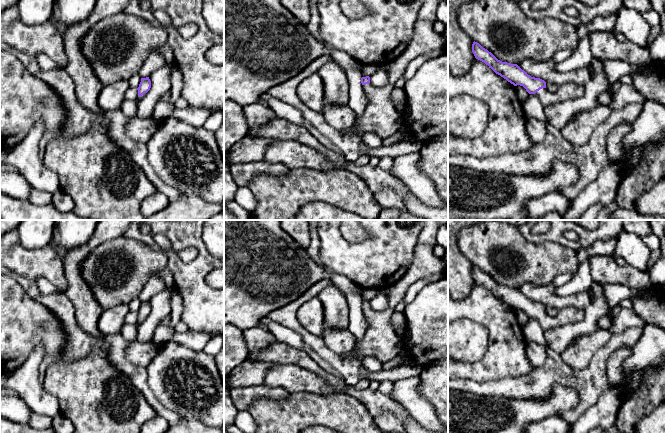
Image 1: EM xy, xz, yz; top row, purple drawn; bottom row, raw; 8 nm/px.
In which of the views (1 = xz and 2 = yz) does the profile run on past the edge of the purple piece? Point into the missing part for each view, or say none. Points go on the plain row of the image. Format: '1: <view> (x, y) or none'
1: xz (380, 340)
2: yz (566, 315)

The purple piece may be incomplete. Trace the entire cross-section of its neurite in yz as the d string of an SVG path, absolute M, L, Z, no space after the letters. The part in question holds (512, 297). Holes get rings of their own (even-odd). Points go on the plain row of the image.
M475 265L472 268L472 276L476 283L484 286L496 298L500 299L508 306L514 310L523 310L529 318L535 318L543 332L557 326L581 321L584 316L584 310L575 307L562 308L558 310L555 317L549 316L544 304L531 301L517 288L498 284L491 276Z

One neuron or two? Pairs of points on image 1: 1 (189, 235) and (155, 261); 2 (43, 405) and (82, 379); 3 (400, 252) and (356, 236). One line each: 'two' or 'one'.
1: two
2: two
3: two

